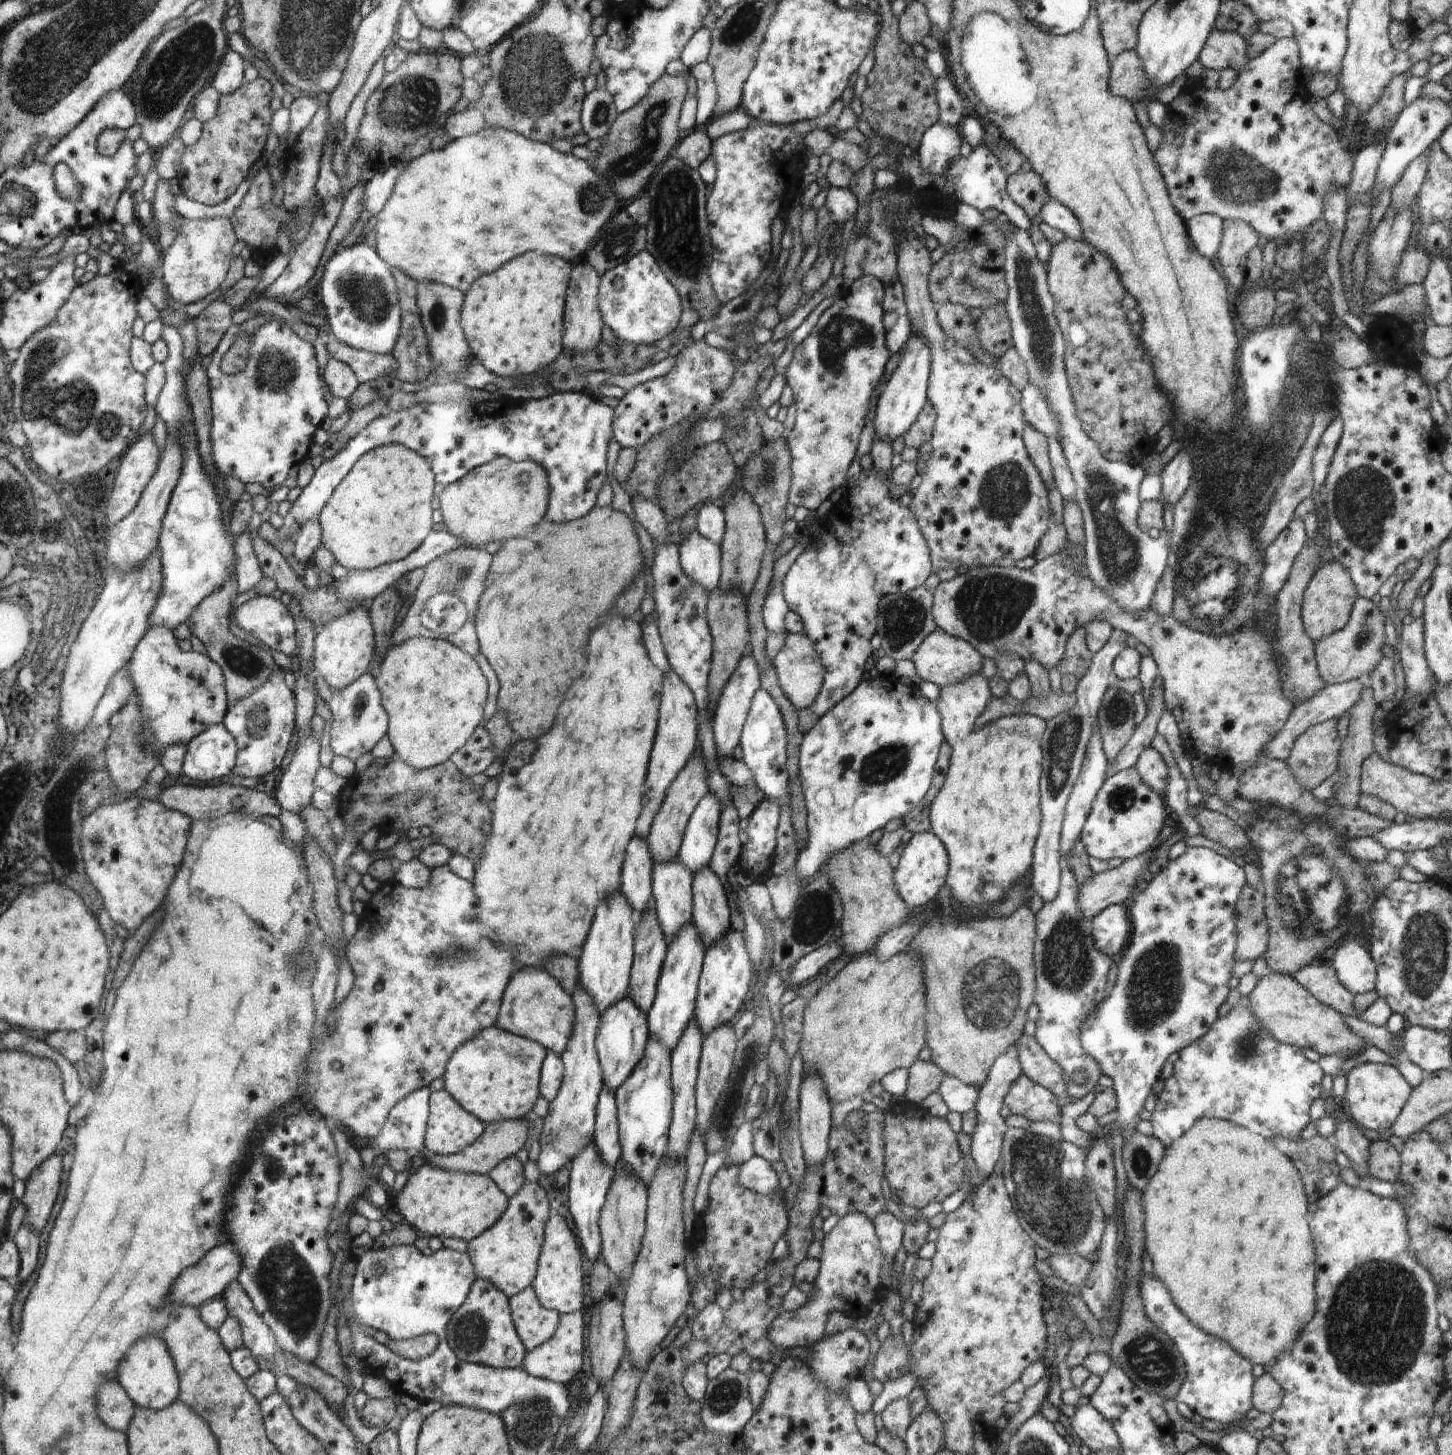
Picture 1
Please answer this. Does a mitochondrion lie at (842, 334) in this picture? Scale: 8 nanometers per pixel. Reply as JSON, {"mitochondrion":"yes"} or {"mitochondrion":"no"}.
{"mitochondrion":"yes"}

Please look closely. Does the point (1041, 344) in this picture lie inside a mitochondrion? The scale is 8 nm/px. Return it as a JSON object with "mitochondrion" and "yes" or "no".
{"mitochondrion":"yes"}

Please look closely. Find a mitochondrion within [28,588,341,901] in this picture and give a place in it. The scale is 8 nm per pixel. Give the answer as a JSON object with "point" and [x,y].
{"point":[58,829]}

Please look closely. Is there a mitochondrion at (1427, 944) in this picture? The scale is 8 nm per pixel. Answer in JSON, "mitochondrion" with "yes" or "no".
{"mitochondrion":"yes"}

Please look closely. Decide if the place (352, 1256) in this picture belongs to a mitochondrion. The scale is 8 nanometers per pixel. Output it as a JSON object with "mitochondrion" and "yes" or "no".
{"mitochondrion":"no"}

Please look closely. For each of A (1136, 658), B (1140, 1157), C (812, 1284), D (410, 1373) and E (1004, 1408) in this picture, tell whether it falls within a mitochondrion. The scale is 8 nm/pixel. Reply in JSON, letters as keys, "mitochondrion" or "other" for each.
{"A":"other","B":"mitochondrion","C":"other","D":"other","E":"other"}

